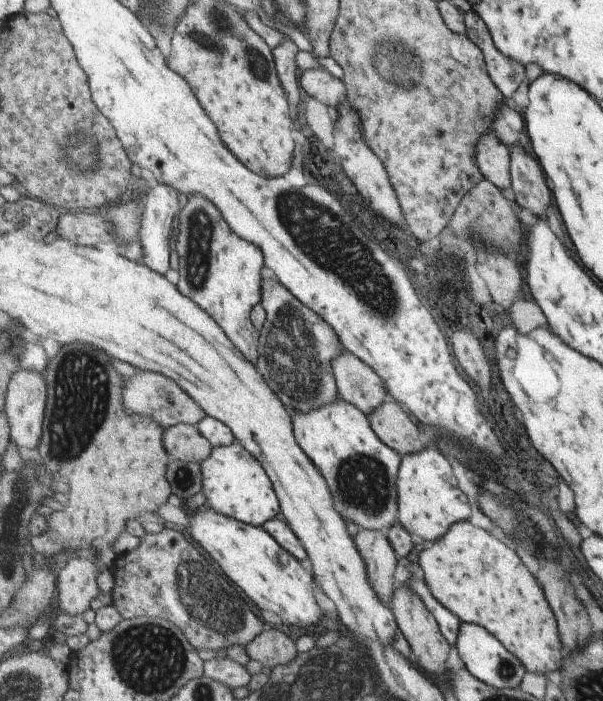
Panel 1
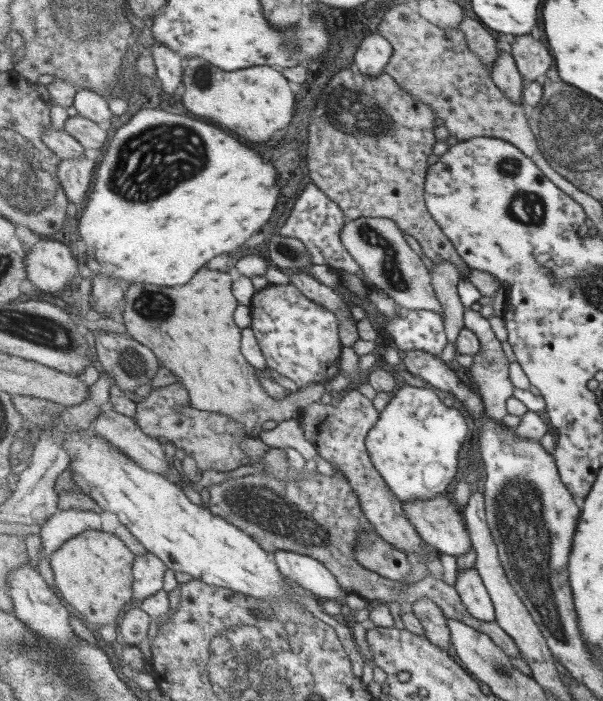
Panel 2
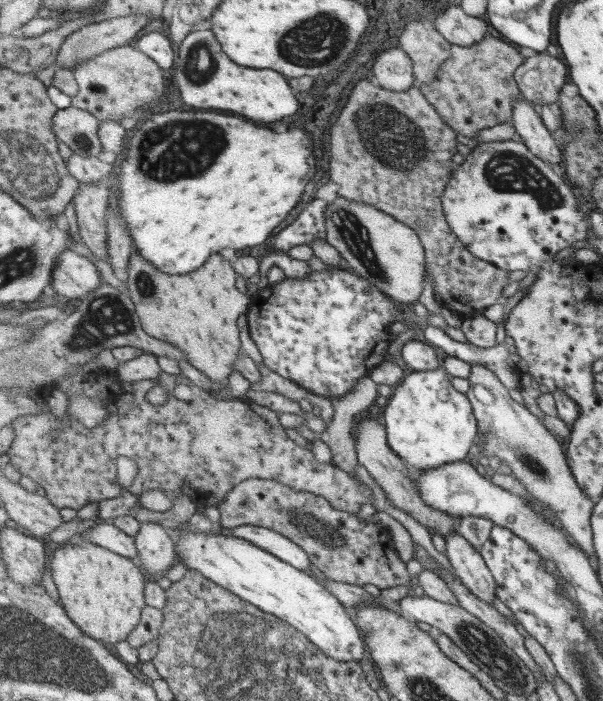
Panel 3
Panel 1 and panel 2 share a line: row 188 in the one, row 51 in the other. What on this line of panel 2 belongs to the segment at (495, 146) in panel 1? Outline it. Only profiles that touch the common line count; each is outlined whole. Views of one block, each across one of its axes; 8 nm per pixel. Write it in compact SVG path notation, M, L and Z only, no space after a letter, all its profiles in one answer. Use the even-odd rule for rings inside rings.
M499 48L499 59L493 65L492 77L495 84L510 98L513 102L522 102L524 100L525 80L516 66L516 61L512 53L503 52Z

